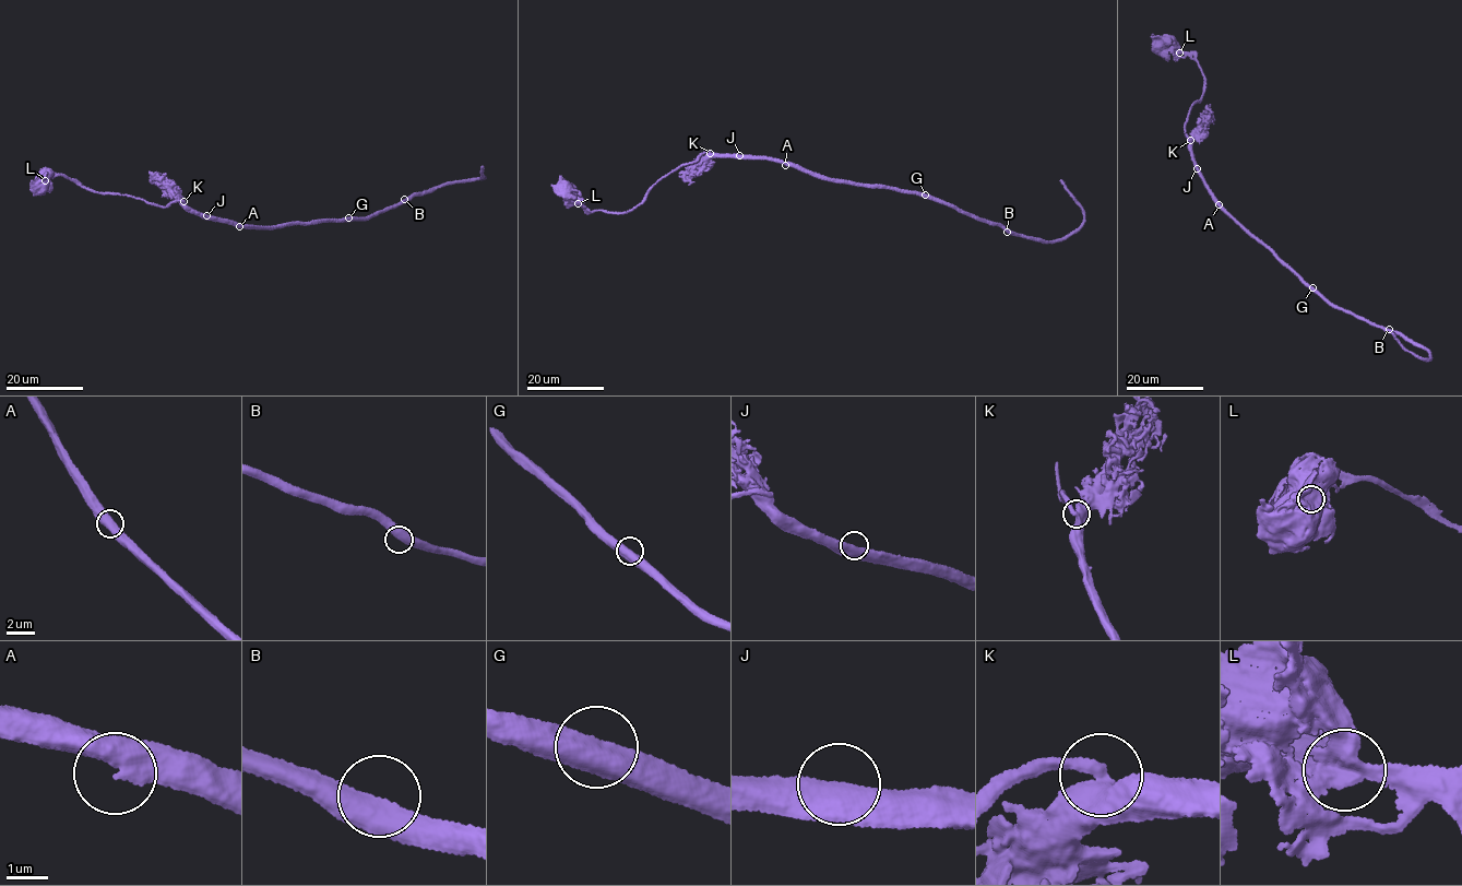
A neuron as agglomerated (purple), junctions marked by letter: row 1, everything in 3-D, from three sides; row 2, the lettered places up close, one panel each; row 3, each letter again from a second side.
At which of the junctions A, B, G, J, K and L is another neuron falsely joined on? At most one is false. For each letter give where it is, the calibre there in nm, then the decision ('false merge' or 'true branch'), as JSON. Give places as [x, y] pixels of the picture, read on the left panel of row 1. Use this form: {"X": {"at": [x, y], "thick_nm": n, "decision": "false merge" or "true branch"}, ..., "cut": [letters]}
{"A": {"at": [239, 226], "thick_nm": 400, "decision": "true branch"}, "B": {"at": [404, 199], "thick_nm": 500, "decision": "true branch"}, "G": {"at": [348, 217], "thick_nm": 550, "decision": "true branch"}, "J": {"at": [206, 215], "thick_nm": 500, "decision": "true branch"}, "K": {"at": [183, 201], "thick_nm": 480, "decision": "true branch"}, "L": {"at": [45, 180], "thick_nm": 500, "decision": "true branch"}, "cut": []}

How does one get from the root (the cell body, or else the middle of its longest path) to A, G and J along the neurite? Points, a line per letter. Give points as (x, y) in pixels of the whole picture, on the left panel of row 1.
A: (38, 187), (64, 174), (99, 192), (162, 207), (180, 200), (239, 226)
G: (38, 187), (64, 174), (99, 192), (162, 207), (180, 200), (203, 215), (242, 224), (348, 217)
J: (38, 187), (37, 191), (50, 176), (64, 174), (99, 192), (131, 195), (162, 207), (180, 200), (206, 215)

